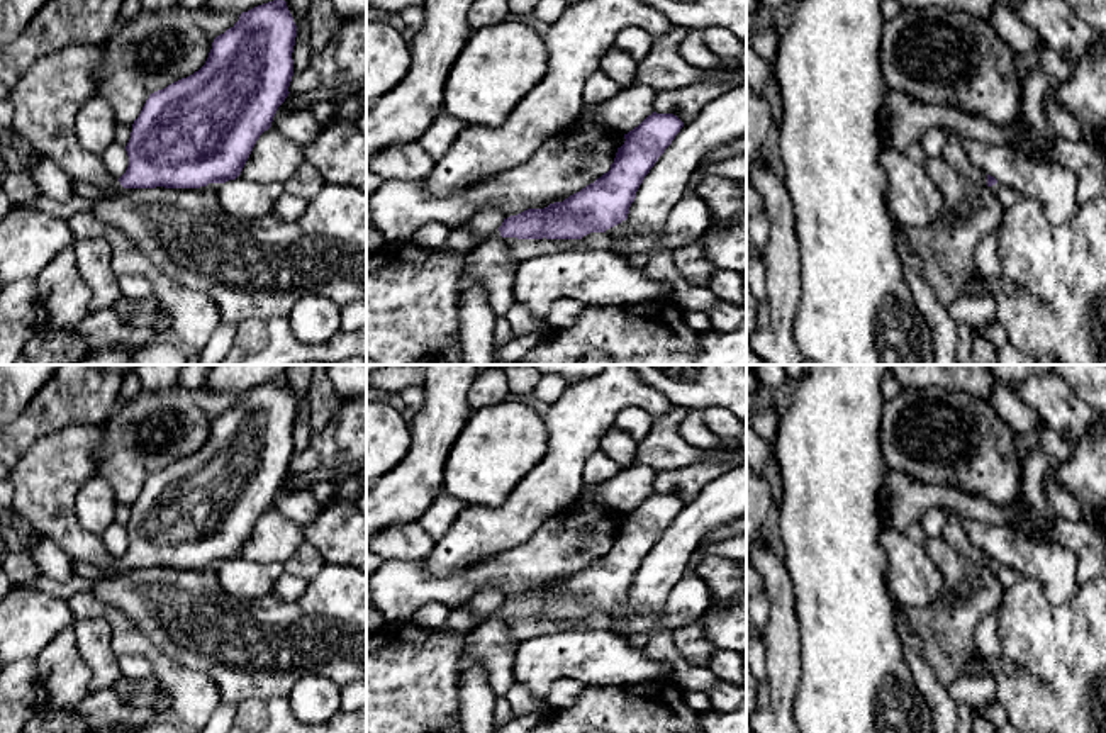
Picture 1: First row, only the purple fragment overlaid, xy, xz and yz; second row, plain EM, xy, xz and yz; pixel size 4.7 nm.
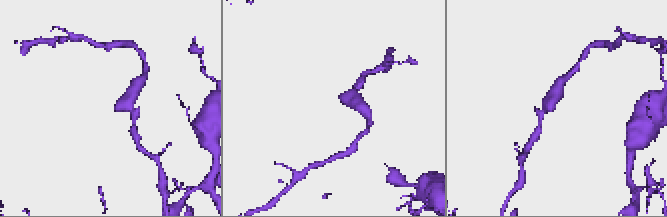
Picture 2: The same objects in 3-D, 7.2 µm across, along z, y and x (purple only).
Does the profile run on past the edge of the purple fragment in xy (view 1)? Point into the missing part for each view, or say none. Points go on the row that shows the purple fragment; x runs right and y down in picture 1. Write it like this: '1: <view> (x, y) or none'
1: xy (82, 189)

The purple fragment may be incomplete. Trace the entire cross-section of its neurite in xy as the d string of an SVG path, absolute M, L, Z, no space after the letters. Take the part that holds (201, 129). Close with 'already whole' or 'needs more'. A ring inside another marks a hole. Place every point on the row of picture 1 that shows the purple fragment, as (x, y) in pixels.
M285 0L243 12L231 29L214 39L198 71L149 95L126 146L126 173L110 188L71 180L73 195L95 202L124 188L200 188L236 180L290 93L295 37L297 25Z; needs more

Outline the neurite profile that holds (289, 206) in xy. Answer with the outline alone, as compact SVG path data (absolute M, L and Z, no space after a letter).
M283 192L275 204L273 214L282 219L293 221L300 219L305 209L307 209L307 200L293 193Z

